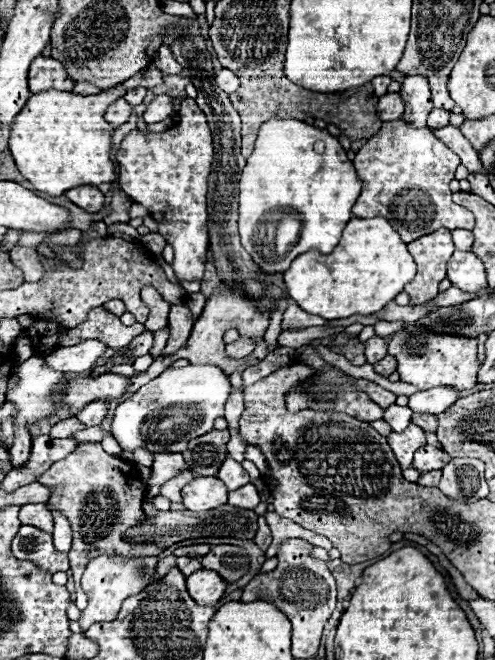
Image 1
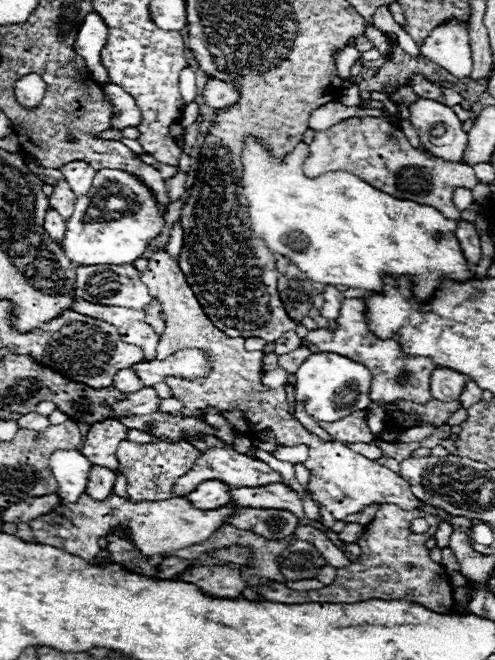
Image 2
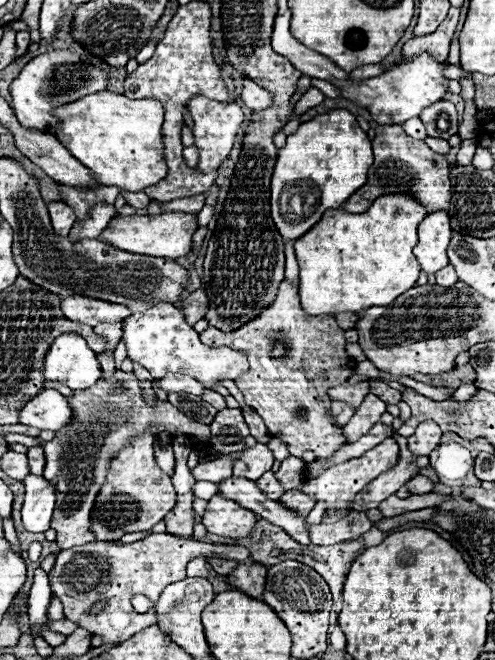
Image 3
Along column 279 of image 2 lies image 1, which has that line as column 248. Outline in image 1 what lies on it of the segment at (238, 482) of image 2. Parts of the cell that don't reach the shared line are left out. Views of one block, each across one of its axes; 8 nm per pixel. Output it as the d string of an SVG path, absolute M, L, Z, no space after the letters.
M228 458L228 462L224 462L224 466L220 466L216 478L220 478L228 486L228 490L238 490L240 486L250 482L248 472L240 466L240 462L236 462L232 458Z

